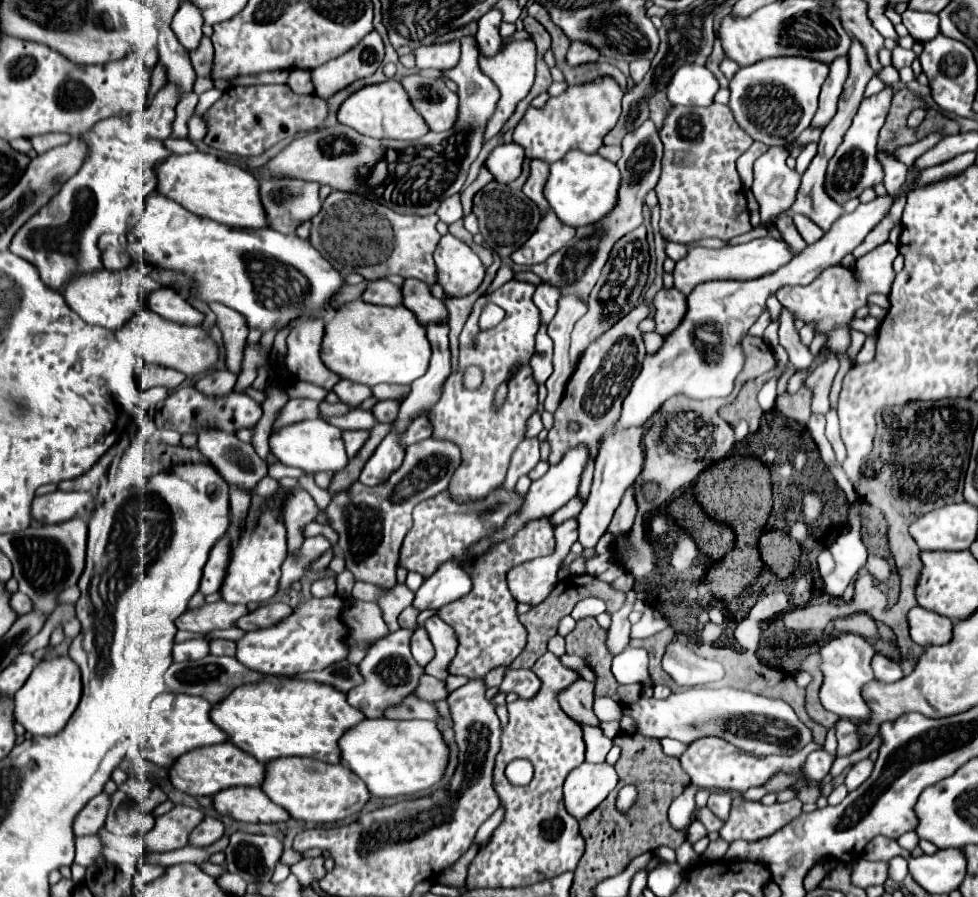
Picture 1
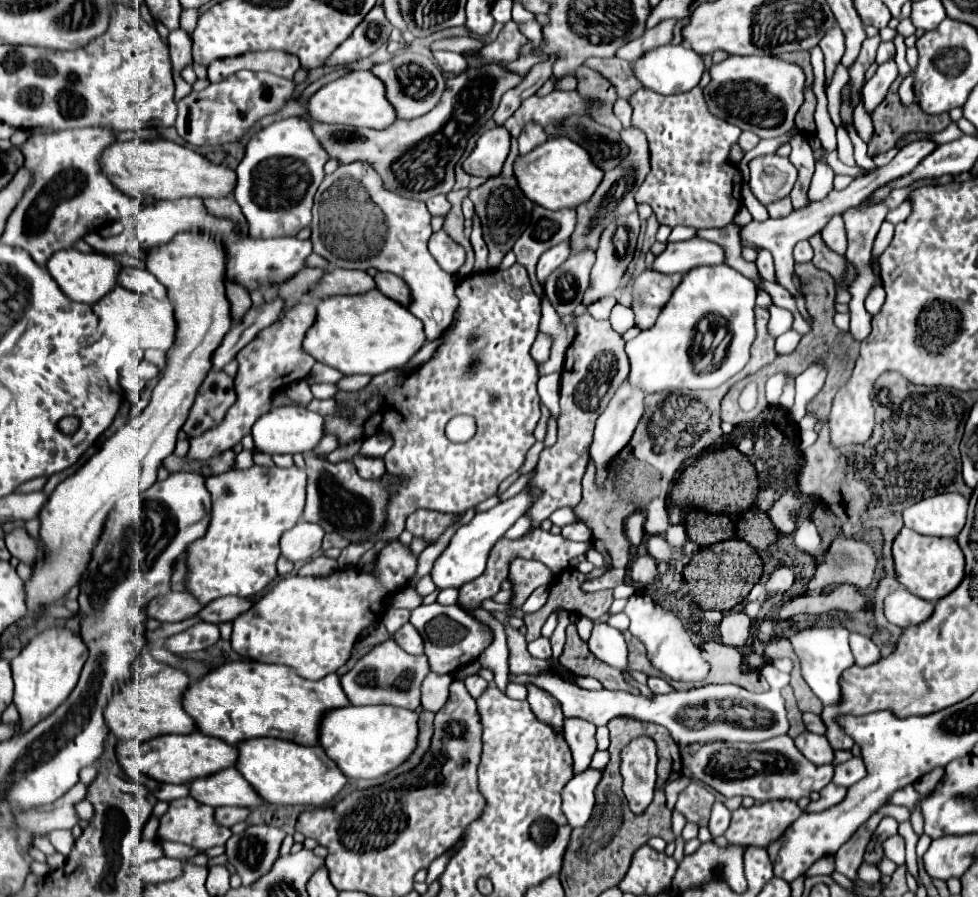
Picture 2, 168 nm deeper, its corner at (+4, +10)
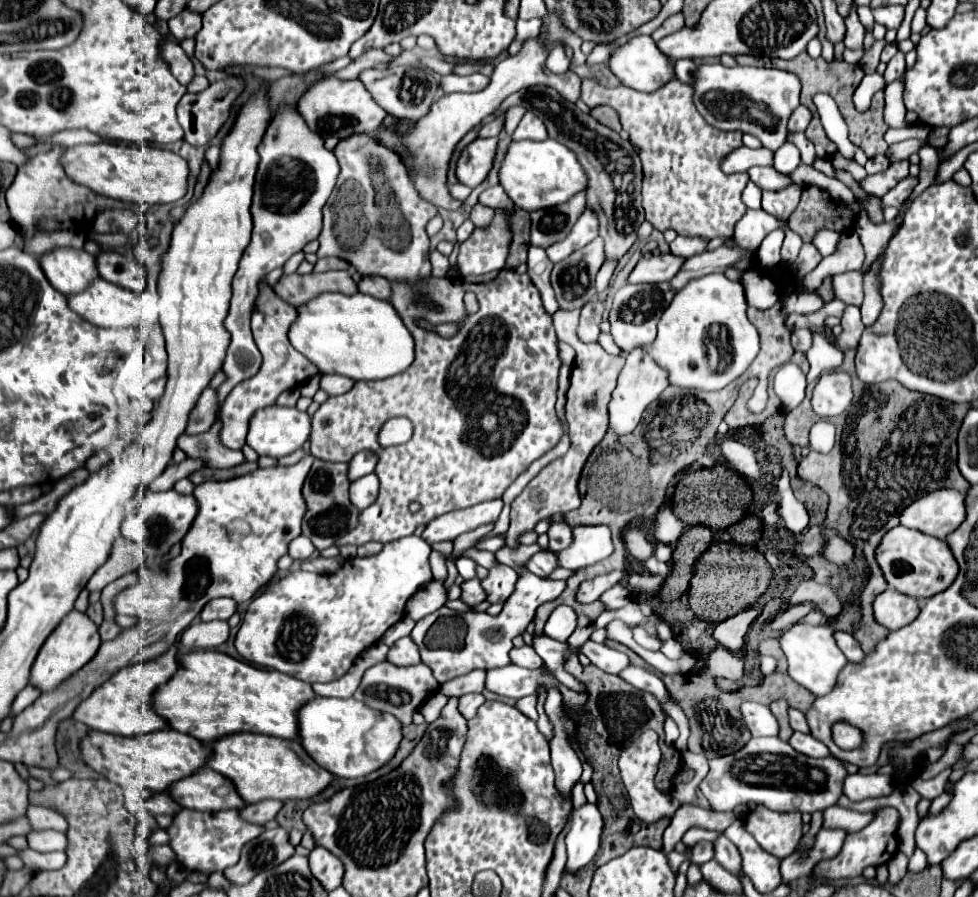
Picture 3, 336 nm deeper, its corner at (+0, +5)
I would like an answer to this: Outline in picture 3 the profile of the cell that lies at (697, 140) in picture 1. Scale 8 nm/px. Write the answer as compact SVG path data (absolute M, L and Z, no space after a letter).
M582 79L582 101L588 107L610 105L620 115L622 129L630 133L632 145L640 149L640 161L644 169L642 181L642 207L646 211L646 221L654 225L658 231L674 229L678 235L694 237L702 235L708 239L714 237L730 237L734 233L734 225L746 213L746 205L742 203L740 195L748 183L748 175L726 175L720 169L720 159L728 155L732 149L742 145L740 131L720 131L708 125L702 115L694 107L694 89L690 85L680 83L674 79L666 87L656 93L640 93L630 87L616 87L608 89L602 87L594 79Z

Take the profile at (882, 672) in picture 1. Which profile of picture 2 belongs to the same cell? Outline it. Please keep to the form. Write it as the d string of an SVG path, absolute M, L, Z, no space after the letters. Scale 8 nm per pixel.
M850 634L850 650L858 666L868 666L880 660L880 648L862 634Z

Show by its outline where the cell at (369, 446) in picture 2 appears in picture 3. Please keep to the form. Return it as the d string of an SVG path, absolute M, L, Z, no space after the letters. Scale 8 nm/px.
M360 451L360 453L354 455L354 459L350 461L350 471L348 471L350 481L372 473L376 465L378 465L378 455L374 455L372 451Z

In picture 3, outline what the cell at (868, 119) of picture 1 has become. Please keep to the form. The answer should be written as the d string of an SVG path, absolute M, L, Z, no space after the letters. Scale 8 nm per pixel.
M898 51L898 53L890 59L890 63L888 63L886 71L884 71L884 81L886 81L886 85L892 83L892 81L896 81L898 77L902 77L904 71L906 71L906 65L904 65L904 53Z

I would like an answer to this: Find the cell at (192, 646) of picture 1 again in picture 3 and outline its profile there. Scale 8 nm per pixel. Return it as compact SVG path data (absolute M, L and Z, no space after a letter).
M210 621L210 623L196 623L190 625L182 637L180 643L186 649L214 649L222 645L228 639L228 623L226 621Z

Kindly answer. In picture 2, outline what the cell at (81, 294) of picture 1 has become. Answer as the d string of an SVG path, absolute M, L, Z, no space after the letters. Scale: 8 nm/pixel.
M60 250L58 254L54 254L54 258L50 258L50 262L46 262L46 270L50 272L50 276L56 280L56 284L60 286L60 290L74 302L84 302L84 304L94 304L98 302L98 298L102 298L104 294L108 294L118 282L118 268L120 264L114 262L112 258L106 258L102 254L94 254L94 252L78 252L78 250Z

